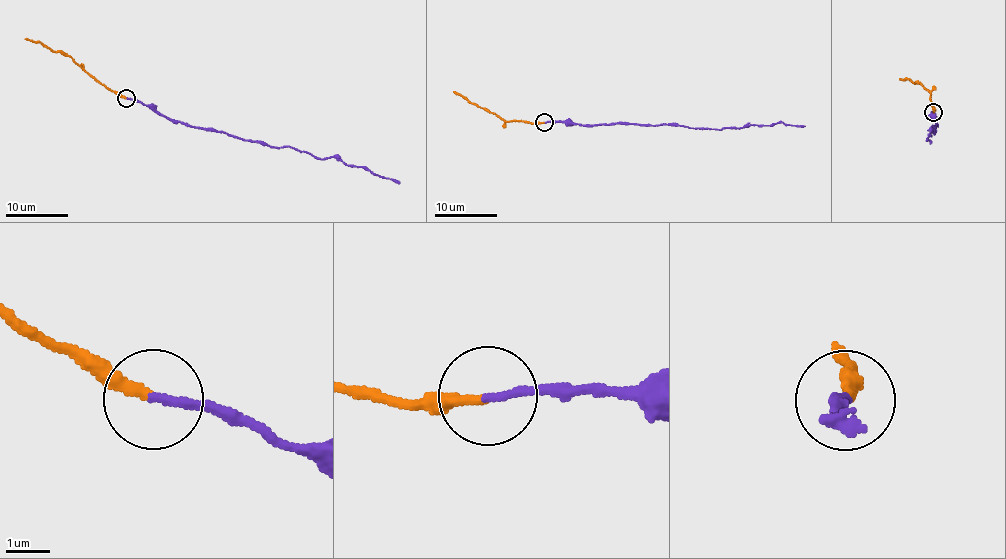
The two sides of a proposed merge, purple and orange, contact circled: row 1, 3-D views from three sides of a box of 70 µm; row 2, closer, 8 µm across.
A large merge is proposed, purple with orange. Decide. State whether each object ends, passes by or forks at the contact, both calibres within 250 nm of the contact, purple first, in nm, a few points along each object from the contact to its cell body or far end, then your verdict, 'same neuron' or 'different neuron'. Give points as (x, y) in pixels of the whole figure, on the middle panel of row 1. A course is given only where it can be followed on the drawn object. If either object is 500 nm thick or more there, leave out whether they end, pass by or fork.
purple ends | orange ends | 190/260 nm | purple via (544, 122), (674, 124), (716, 129), (780, 123), (804, 125) | orange via (542, 122), (504, 121), (454, 91) | same neuron

